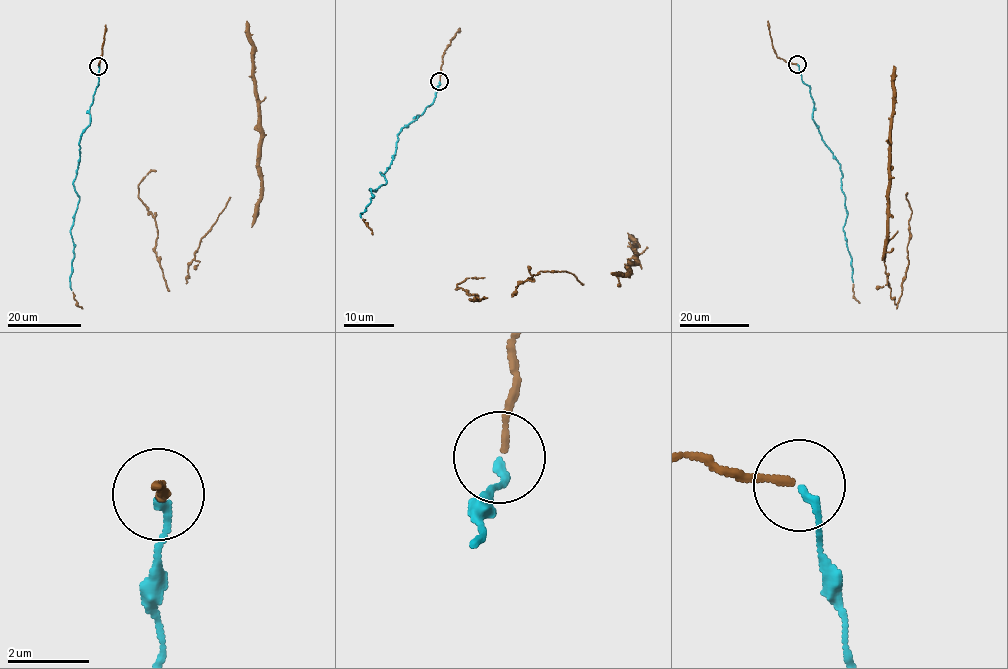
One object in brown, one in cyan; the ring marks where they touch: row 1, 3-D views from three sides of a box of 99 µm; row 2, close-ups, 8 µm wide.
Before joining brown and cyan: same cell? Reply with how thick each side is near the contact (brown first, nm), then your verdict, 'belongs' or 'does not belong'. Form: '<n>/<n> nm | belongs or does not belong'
170/180 nm | belongs

